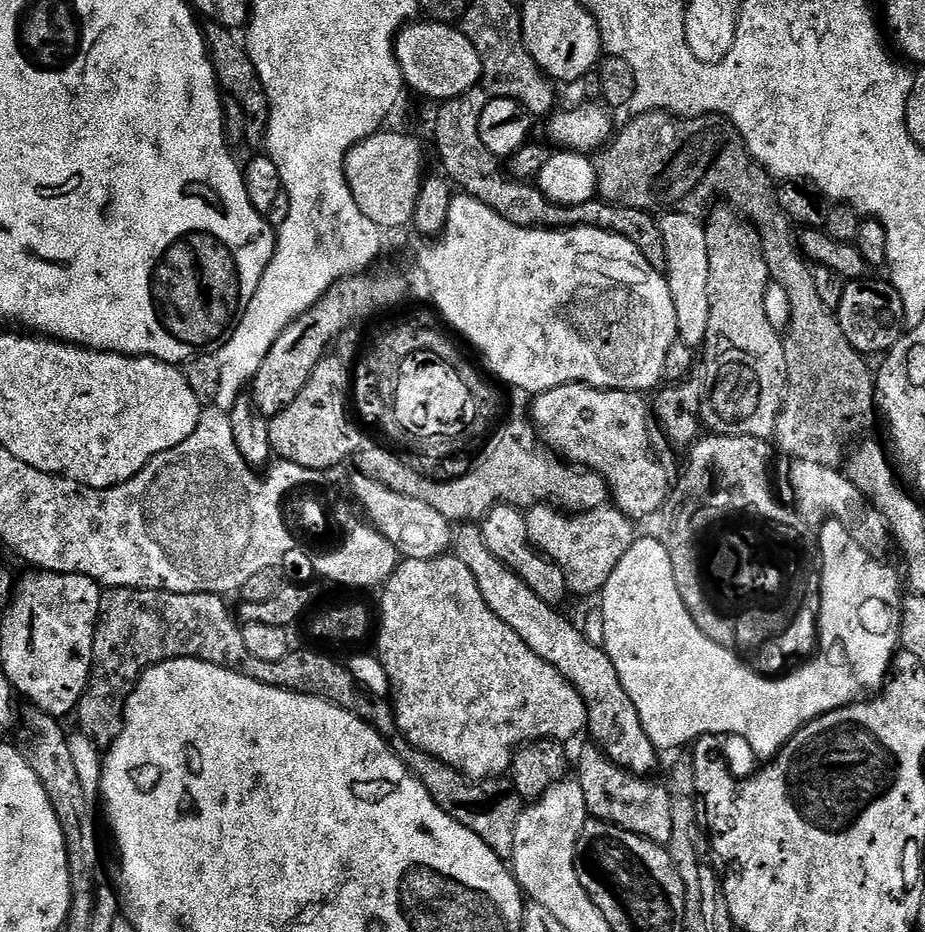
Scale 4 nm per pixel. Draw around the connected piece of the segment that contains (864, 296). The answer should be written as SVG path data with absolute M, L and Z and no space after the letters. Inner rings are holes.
M865 278L847 281L840 307L835 310L835 314L842 326L842 334L846 334L846 342L850 342L850 346L854 346L854 350L861 354L869 354L868 352L887 354L900 341L906 328L902 298L887 279Z

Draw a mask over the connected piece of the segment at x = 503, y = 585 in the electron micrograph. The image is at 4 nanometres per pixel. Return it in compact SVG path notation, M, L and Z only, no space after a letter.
M460 522L452 530L451 551L466 565L466 570L474 574L474 582L478 582L478 590L482 590L482 598L490 610L534 654L545 660L554 670L569 680L578 690L582 702L588 711L587 735L592 735L591 743L602 749L606 758L614 762L622 770L632 772L635 776L645 778L653 775L652 771L659 762L661 753L650 742L646 730L642 730L642 718L638 718L638 710L634 710L634 702L630 702L630 694L626 694L626 686L622 686L622 678L618 678L618 670L614 670L614 662L610 662L607 652L587 635L584 636L560 613L559 607L542 602L502 558L490 554L490 546L486 546L486 538L482 538L480 525L476 522Z

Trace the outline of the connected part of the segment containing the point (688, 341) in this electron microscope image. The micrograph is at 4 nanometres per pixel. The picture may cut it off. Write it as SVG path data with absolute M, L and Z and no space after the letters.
M665 212L659 217L662 234L662 268L674 298L674 318L678 318L678 340L696 350L703 345L710 326L710 254L706 250L706 230L695 216Z

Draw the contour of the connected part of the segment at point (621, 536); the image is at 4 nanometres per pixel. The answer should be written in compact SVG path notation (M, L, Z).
M611 503L604 504L598 510L589 512L571 512L563 511L550 504L535 504L533 508L524 512L524 521L528 531L528 540L539 552L554 561L558 566L562 566L562 574L566 574L569 593L580 596L592 596L604 591L606 582L610 574L614 574L614 566L622 562L626 555L626 550L638 539L637 525L629 520L626 514L622 514Z

